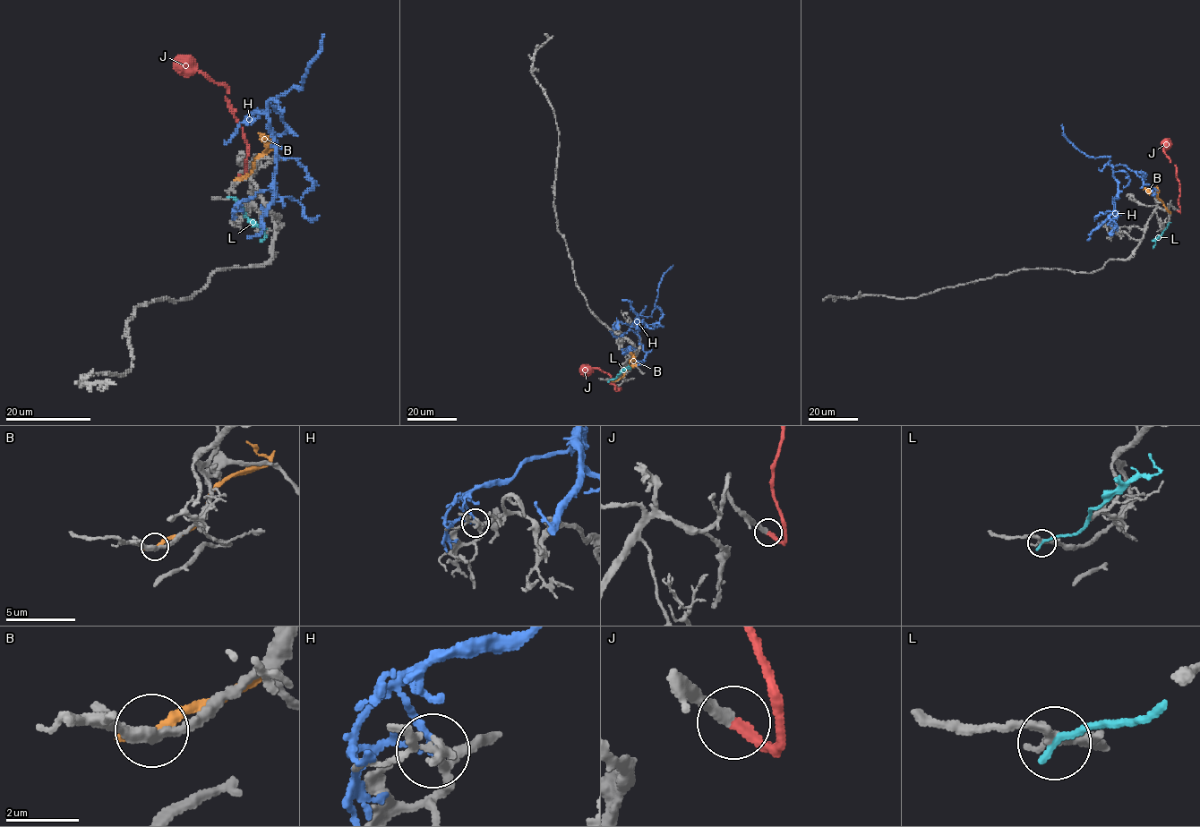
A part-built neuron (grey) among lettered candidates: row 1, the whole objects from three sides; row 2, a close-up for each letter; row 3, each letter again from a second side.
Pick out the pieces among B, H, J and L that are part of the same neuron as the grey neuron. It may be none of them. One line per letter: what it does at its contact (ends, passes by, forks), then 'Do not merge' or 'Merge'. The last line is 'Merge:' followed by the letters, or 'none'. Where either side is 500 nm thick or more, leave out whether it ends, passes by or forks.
B: It ends there. Do not merge
H: It passes by. Do not merge
J: It ends there. Merge
L: It ends there. Do not merge
Merge: J

